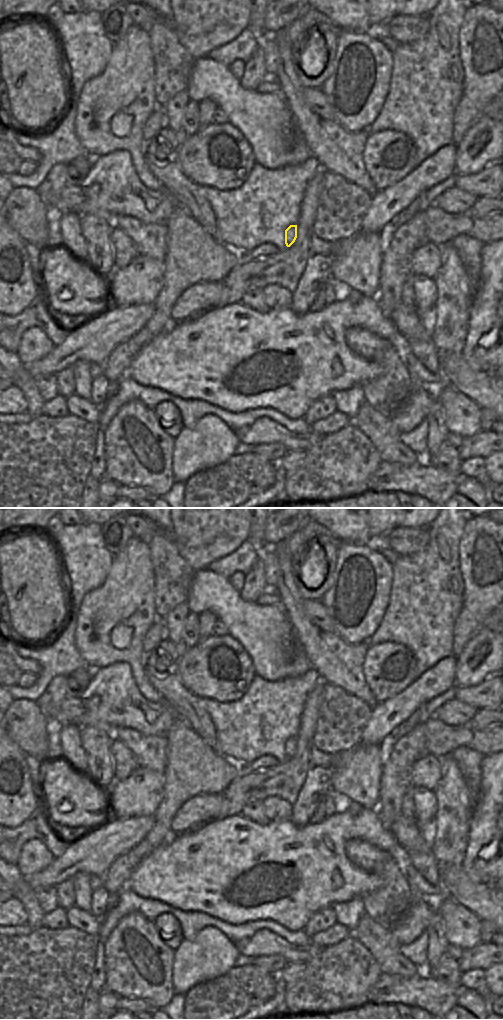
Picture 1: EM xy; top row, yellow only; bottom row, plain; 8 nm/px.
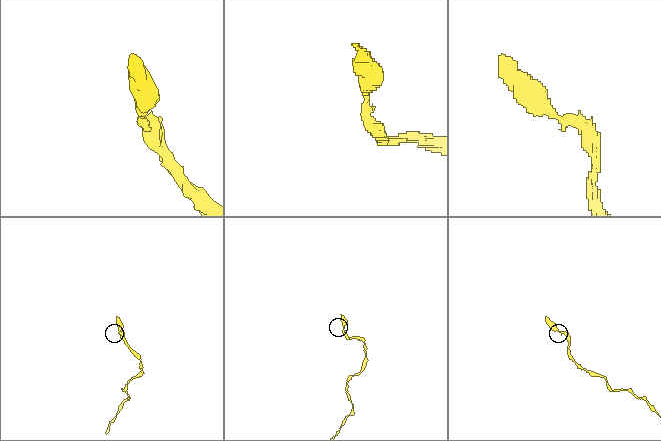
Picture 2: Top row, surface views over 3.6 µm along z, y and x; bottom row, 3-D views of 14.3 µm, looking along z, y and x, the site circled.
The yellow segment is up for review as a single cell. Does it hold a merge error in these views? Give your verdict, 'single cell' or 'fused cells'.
single cell

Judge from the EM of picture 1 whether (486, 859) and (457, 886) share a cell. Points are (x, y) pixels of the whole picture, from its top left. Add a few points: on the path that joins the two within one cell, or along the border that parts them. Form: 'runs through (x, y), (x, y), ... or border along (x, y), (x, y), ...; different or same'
border along (460, 865), (474, 882), (481, 882), (489, 887); different

